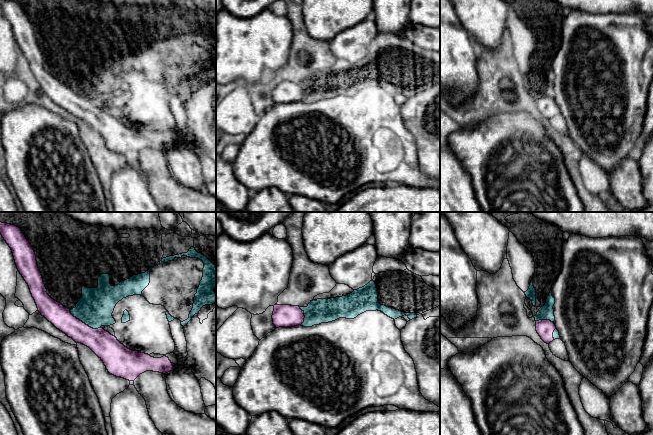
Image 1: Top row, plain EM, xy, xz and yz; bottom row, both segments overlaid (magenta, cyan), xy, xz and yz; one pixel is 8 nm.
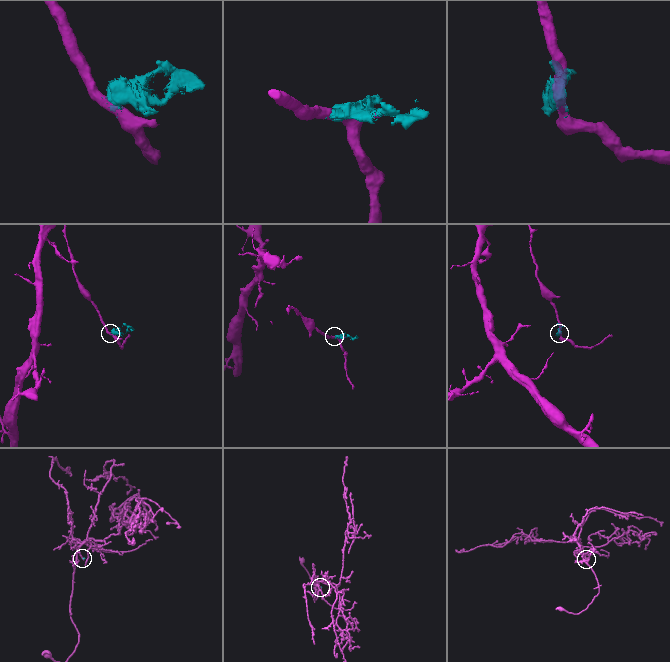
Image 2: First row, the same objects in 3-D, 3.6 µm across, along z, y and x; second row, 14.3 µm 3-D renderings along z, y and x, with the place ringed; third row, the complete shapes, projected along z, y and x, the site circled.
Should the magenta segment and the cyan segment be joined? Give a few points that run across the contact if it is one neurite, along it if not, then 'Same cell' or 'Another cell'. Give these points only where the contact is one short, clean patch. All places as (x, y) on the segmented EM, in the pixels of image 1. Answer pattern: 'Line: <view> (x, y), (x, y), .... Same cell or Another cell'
Line: xy (69, 310), (74, 316), (89, 326), (93, 328), (100, 327). Another cell

